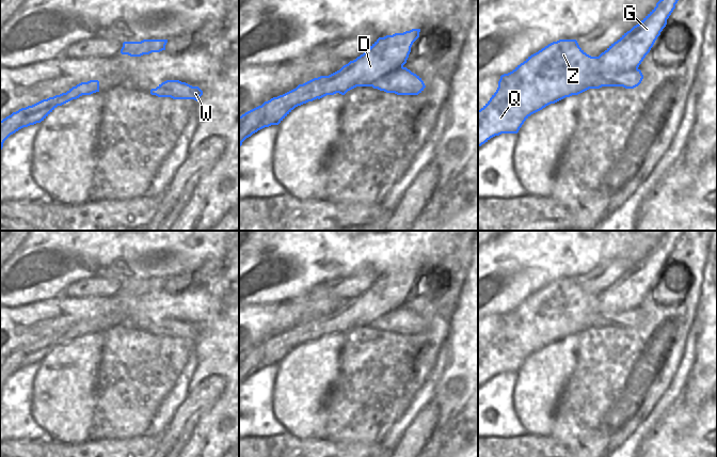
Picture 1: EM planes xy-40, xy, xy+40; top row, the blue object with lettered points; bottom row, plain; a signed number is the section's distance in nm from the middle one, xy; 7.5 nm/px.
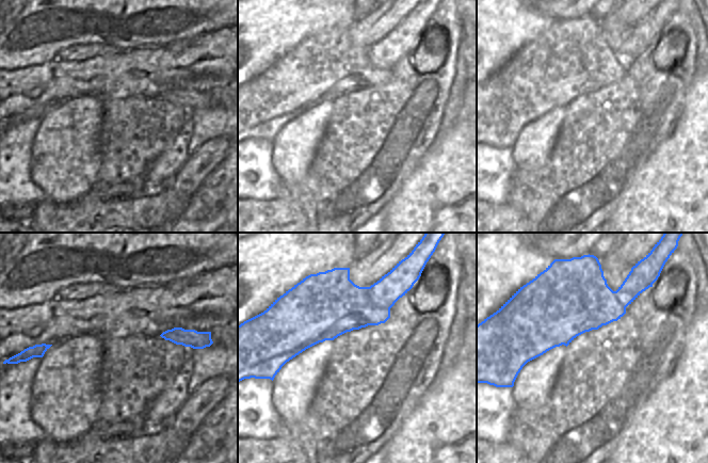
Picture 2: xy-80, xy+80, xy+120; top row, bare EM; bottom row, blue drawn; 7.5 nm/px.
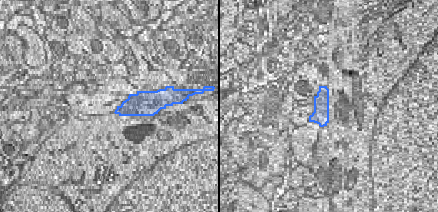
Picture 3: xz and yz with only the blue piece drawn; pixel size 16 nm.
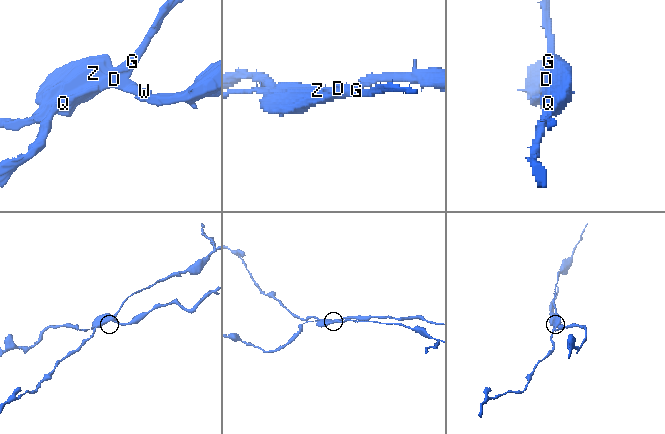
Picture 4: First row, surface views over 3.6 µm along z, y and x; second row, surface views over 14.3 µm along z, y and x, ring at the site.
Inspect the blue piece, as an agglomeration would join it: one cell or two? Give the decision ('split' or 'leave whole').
split

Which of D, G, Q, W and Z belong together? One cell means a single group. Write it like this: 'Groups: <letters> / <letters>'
Groups: D G / Q W Z

